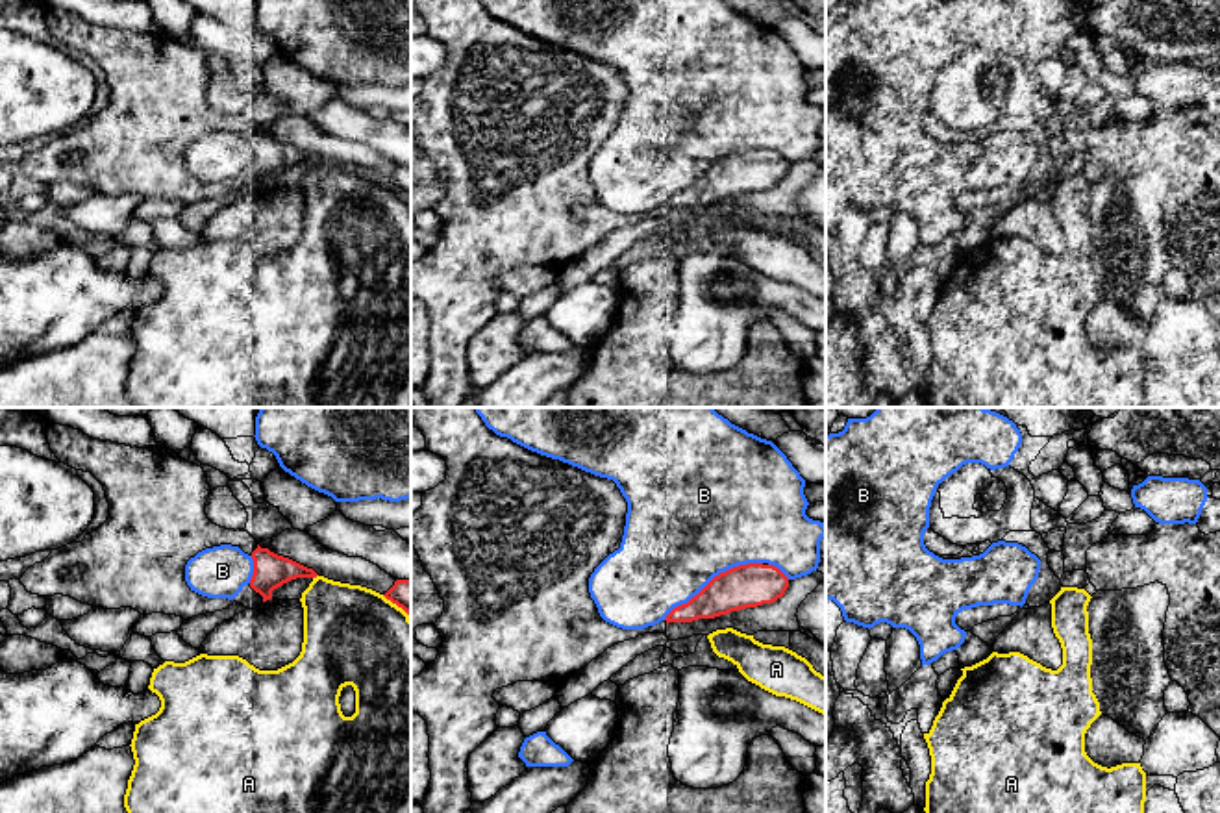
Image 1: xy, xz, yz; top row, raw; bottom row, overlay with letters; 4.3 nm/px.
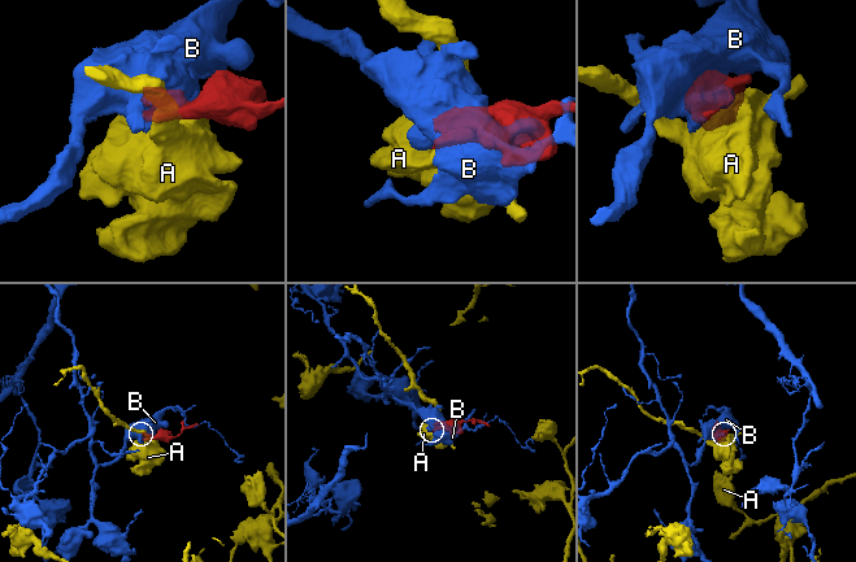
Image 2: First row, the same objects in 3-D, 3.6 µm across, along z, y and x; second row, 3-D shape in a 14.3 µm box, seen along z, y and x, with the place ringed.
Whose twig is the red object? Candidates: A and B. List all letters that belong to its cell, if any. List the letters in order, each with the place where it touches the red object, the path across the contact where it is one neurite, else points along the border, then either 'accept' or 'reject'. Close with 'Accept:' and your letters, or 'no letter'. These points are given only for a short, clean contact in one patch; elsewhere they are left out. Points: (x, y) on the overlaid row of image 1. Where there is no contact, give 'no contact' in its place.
A: xy (397, 604) | reject
B: xz (713, 578) | reject
Accept: no letter

